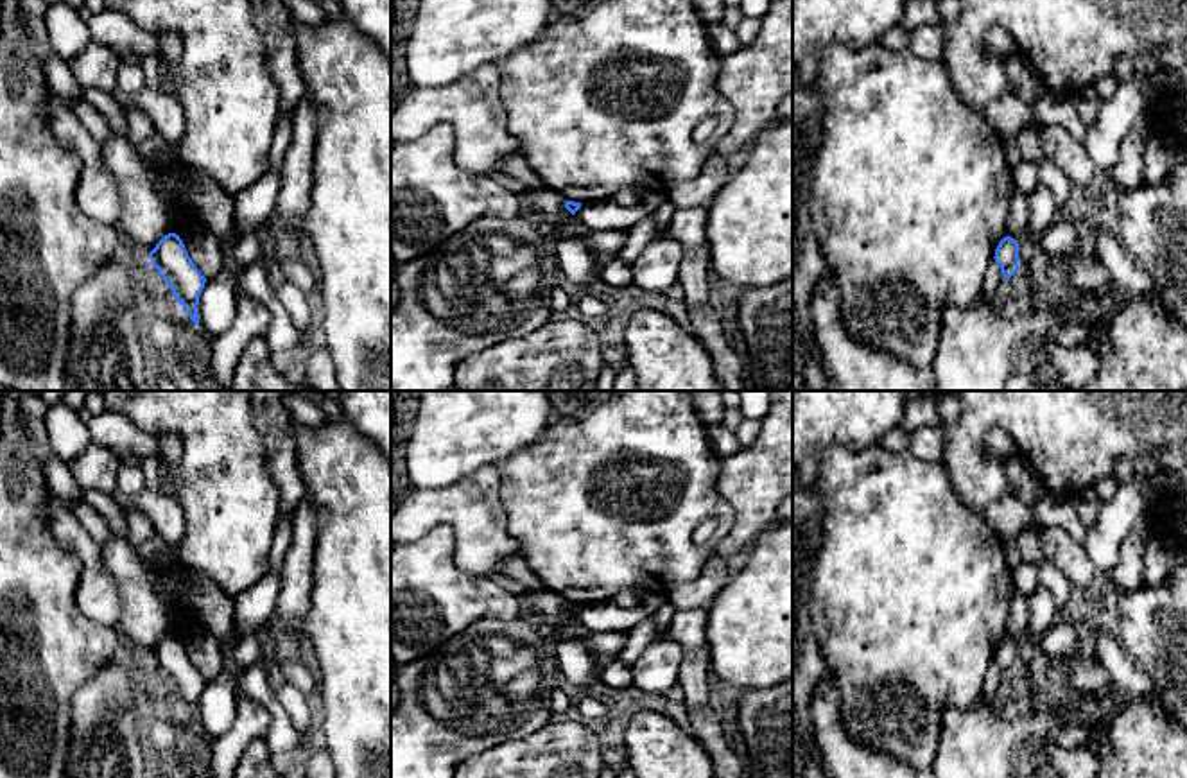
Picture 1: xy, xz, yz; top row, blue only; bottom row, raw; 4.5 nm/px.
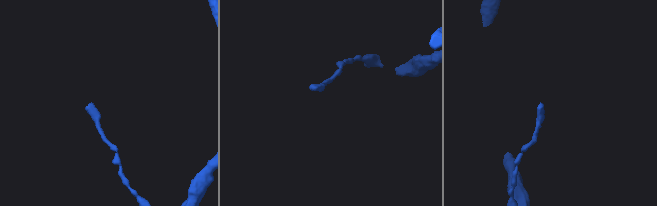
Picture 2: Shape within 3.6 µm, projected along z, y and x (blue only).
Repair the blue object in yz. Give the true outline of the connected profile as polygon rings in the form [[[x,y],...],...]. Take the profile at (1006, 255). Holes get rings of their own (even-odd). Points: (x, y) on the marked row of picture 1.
[[[1004,237],[995,249],[995,262],[1001,272],[1009,280],[1018,271],[1018,240]]]

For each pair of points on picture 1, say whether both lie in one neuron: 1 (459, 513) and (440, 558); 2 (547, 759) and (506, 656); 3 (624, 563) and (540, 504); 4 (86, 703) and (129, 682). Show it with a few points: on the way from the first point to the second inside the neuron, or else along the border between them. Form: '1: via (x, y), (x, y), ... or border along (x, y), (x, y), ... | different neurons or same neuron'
1: border along (411, 542), (447, 526), (454, 561), (467, 570) | different neurons
2: border along (551, 723), (522, 739), (510, 739), (497, 746) | different neurons
3: via (603, 542), (562, 504) | same neuron
4: via (97, 703), (108, 703), (119, 692) | same neuron

